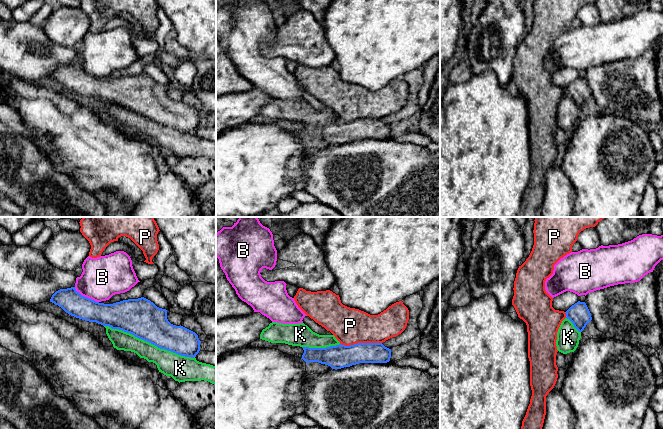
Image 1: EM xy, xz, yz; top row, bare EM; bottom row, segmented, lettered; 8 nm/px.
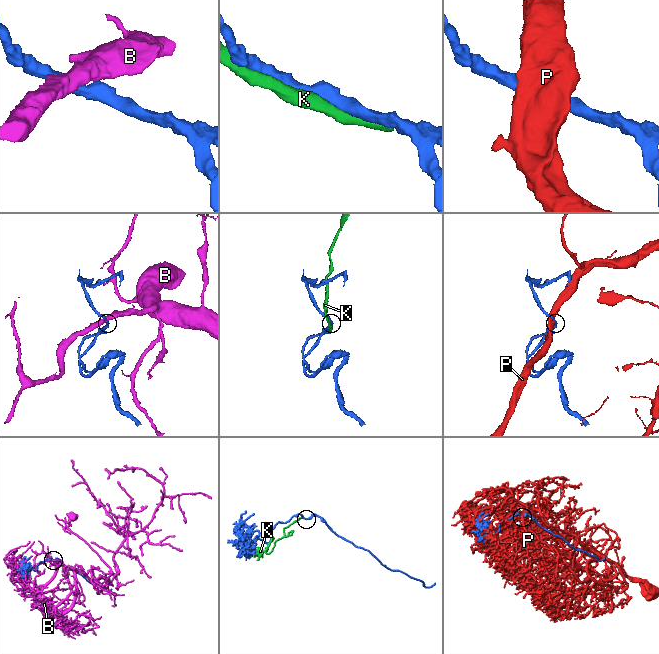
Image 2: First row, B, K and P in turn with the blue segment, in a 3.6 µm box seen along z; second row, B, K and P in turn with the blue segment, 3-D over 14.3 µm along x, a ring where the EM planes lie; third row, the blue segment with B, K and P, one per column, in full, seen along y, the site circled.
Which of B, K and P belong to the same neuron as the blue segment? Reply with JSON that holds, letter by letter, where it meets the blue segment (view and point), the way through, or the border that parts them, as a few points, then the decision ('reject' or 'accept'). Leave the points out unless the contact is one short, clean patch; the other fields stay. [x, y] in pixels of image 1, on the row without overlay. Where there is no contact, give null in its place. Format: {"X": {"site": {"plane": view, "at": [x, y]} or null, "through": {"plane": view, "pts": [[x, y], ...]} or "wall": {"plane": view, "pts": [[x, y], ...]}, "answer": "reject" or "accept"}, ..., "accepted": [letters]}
{"B": {"site": {"plane": "xy", "at": [86, 73]}, "answer": "reject"}, "K": {"site": {"plane": "xy", "at": [149, 118]}, "answer": "accept"}, "P": {"site": {"plane": "xz", "at": [360, 119]}, "wall": {"plane": "xz", "pts": [[381, 118], [340, 120]]}, "answer": "reject"}, "accepted": ["K"]}

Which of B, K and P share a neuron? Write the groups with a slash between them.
B / K / P

